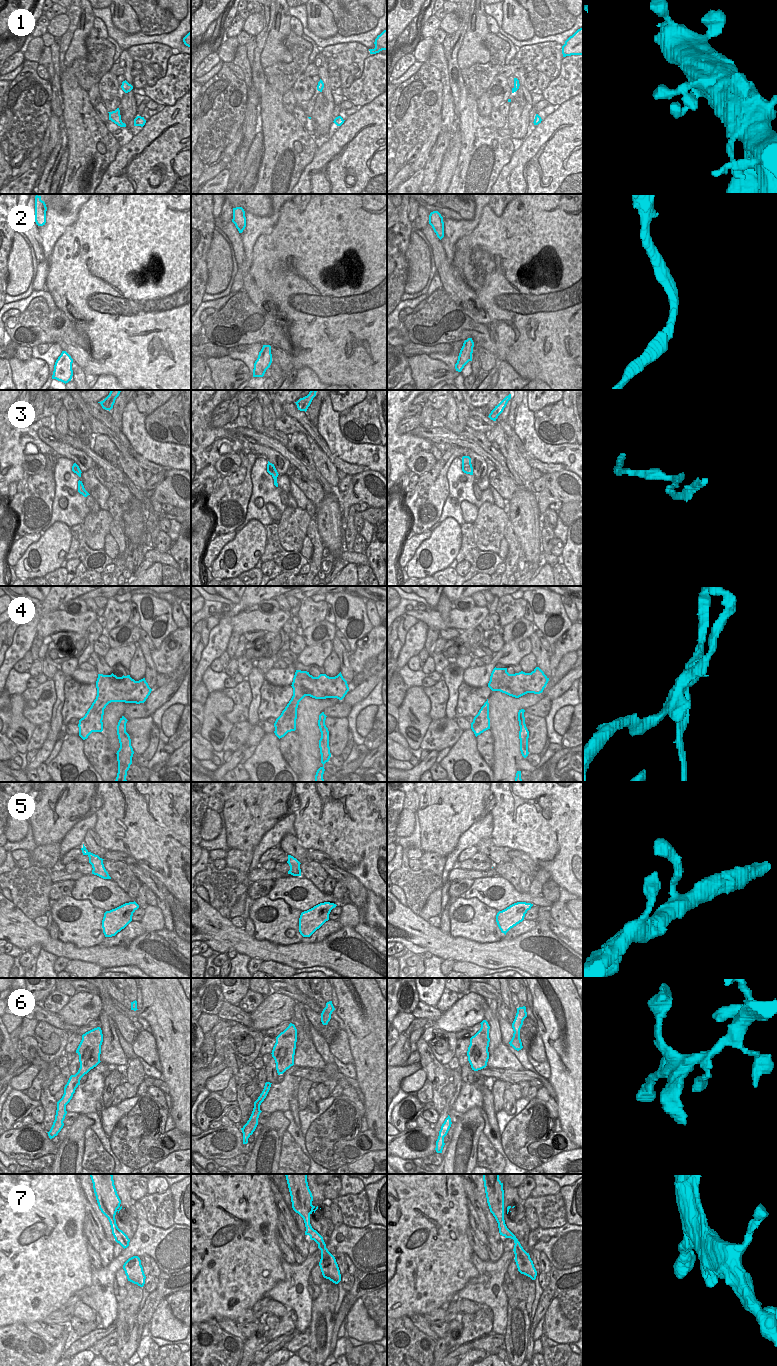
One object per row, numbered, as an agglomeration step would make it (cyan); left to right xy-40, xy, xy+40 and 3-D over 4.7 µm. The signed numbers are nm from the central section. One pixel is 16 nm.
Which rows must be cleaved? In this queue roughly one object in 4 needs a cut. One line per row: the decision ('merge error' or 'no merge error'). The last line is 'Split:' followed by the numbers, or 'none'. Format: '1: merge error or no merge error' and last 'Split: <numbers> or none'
1: no merge error
2: no merge error
3: no merge error
4: merge error
5: no merge error
6: no merge error
7: no merge error
Split: 4

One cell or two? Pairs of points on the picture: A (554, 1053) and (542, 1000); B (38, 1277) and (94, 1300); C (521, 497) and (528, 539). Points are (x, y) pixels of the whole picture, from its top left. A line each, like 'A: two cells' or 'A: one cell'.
A: one cell
B: two cells
C: one cell

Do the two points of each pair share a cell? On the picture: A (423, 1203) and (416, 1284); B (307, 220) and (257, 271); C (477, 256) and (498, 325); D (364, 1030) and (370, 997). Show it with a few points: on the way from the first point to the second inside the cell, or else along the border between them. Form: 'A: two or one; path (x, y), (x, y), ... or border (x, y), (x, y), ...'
A: one; path (404, 1219), (406, 1263)
B: one; path (296, 231), (270, 258)
C: two; border (495, 259), (495, 268), (475, 290)
D: one; path (368, 1022), (368, 1005)

